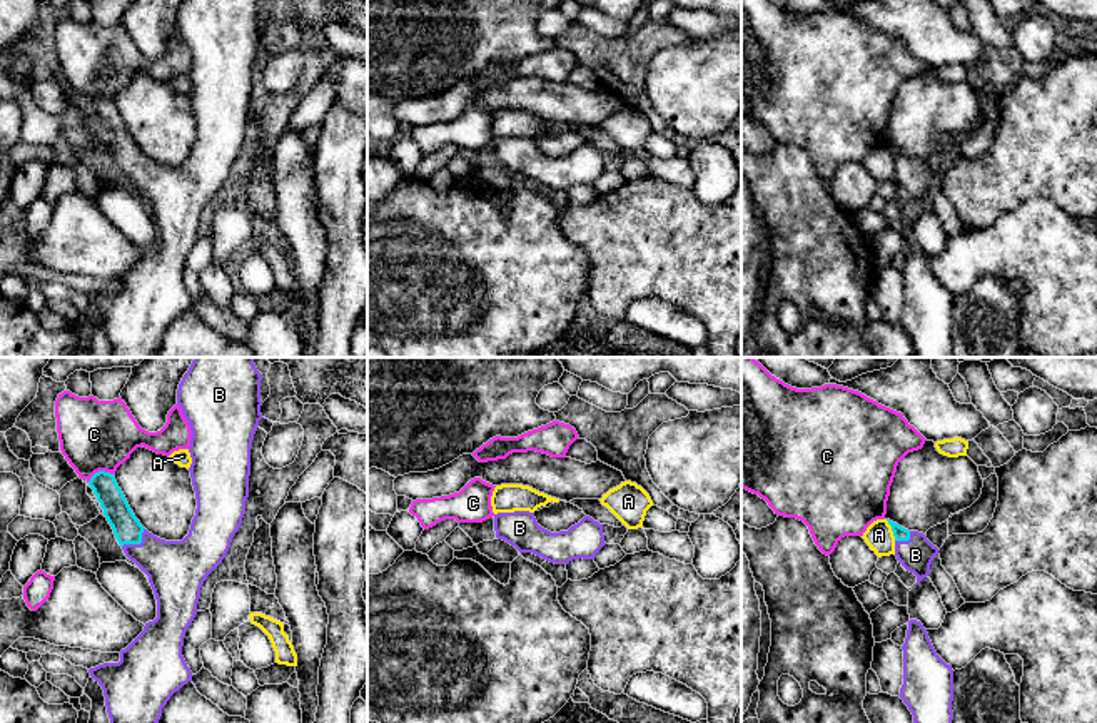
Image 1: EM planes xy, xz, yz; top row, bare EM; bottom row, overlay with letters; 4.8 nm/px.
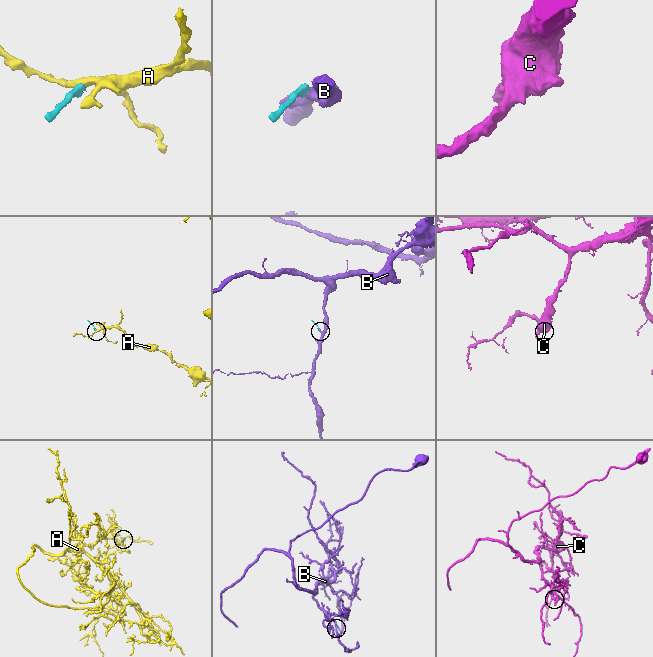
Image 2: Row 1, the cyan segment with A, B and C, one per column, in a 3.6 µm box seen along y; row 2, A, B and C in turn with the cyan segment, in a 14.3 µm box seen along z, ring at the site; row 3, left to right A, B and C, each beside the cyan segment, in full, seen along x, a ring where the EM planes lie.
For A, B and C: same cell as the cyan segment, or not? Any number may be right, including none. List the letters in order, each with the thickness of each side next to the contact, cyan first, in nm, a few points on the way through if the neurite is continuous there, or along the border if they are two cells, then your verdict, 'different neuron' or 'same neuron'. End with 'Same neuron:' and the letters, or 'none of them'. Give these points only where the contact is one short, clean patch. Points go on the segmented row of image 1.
A: calibres 70 and 140 nm; border yz (885, 520), (895, 540); different neuron
B: calibres 140 and 280 nm; way xy (127, 530), (137, 543), (176, 570); same neuron
C: calibres 130 and 340 nm; different neuron
Same neuron: B

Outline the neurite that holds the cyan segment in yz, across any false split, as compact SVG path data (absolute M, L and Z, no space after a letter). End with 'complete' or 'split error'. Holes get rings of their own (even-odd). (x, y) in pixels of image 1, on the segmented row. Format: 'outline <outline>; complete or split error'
outline M890 519L887 521L895 536L895 556L907 571L917 576L915 584L918 584L930 574L930 564L940 549L923 533L908 531Z; split error

